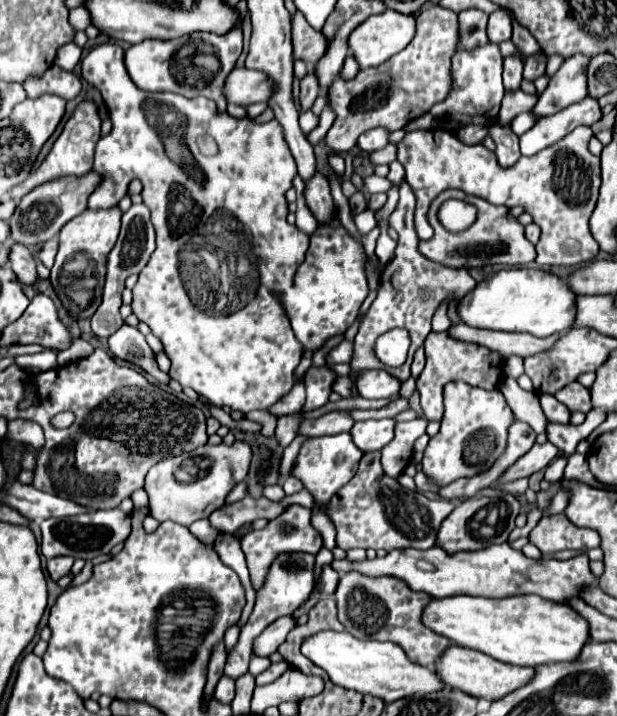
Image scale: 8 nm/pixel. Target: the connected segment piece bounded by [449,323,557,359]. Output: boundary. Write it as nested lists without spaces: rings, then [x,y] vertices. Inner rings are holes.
[[[457,323],[449,327],[449,335],[453,339],[461,339],[463,343],[477,343],[483,347],[489,347],[491,351],[497,351],[503,359],[509,359],[511,355],[519,357],[531,357],[541,351],[549,351],[553,343],[557,343],[557,335],[549,337],[533,337],[529,333],[507,333],[507,331],[485,331],[477,327],[469,327],[465,323]]]

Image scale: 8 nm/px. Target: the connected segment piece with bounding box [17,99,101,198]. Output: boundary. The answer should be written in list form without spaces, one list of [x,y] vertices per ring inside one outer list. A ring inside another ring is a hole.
[[[85,99],[71,113],[69,121],[63,127],[63,133],[55,141],[55,145],[53,145],[51,153],[45,157],[45,161],[17,186],[18,198],[22,198],[31,189],[35,189],[37,185],[41,185],[49,179],[55,179],[55,177],[61,177],[61,175],[85,175],[87,171],[91,171],[93,151],[95,151],[95,145],[97,145],[99,137],[101,137],[101,119],[97,115],[97,103],[93,99]]]

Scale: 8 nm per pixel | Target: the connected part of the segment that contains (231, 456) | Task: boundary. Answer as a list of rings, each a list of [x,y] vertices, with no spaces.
[[[235,441],[231,447],[227,447],[223,443],[221,445],[203,445],[203,447],[193,449],[191,453],[181,453],[177,457],[171,457],[171,459],[157,463],[155,467],[149,469],[149,473],[145,477],[145,491],[149,495],[151,515],[157,521],[177,521],[185,527],[189,527],[197,519],[209,517],[209,513],[213,513],[217,507],[225,505],[225,497],[229,495],[229,491],[245,479],[245,475],[249,471],[249,461],[251,461],[249,443]]]

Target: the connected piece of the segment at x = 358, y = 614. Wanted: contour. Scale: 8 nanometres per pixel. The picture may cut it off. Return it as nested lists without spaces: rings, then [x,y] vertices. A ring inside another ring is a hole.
[[[349,571],[339,577],[339,585],[335,591],[339,621],[343,623],[345,631],[357,639],[375,639],[375,641],[393,641],[405,649],[405,653],[425,665],[435,667],[441,655],[449,649],[451,641],[435,631],[429,631],[421,623],[421,611],[425,611],[427,603],[435,597],[425,595],[425,591],[413,591],[401,583],[401,579],[381,577],[381,579],[367,579],[359,571]]]

